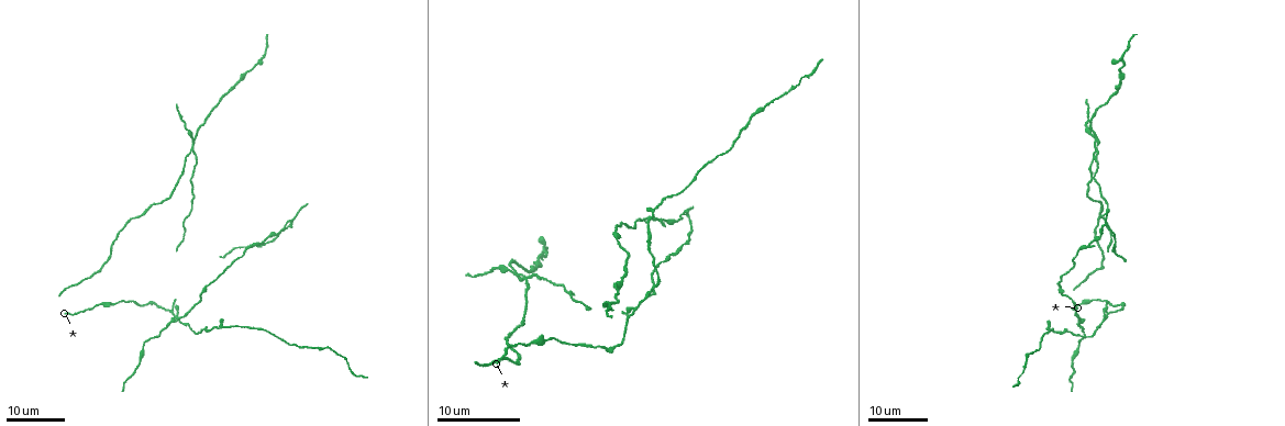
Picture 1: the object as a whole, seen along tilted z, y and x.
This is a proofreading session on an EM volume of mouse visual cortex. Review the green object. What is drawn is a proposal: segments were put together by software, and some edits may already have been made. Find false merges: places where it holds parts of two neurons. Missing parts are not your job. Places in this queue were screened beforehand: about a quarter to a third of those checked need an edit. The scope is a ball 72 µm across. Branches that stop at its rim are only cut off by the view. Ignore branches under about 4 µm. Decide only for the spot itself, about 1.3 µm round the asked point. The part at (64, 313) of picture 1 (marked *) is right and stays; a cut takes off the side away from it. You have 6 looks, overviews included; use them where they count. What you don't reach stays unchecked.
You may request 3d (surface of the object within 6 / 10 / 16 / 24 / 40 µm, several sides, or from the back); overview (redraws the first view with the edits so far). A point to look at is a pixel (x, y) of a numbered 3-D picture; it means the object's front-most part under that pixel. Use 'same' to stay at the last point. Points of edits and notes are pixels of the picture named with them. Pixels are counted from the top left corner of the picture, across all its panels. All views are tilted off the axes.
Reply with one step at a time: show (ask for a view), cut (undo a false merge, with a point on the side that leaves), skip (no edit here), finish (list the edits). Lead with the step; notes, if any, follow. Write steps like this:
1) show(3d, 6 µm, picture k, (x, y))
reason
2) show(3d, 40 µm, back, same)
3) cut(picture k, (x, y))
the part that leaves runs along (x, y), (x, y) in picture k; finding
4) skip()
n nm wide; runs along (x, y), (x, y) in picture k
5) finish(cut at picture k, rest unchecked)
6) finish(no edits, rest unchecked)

show(3d, 16 µm, picture 1, (545, 340))
calibre changes

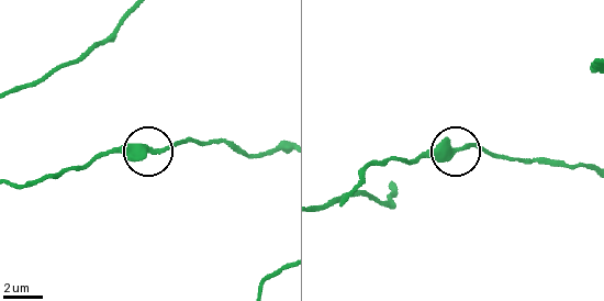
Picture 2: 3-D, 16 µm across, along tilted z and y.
show(3d, 10 µm, picture 2, (149, 150))
closer look

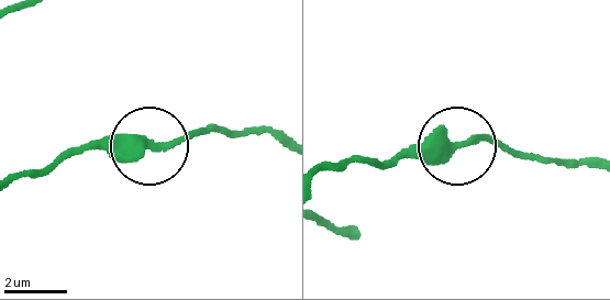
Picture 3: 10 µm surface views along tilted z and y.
skip()
runs along (321, 167), (357, 158), (391, 164), (485, 140), (508, 144) in picture 3; all the same neuron

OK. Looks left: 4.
show(3d, 16 µm, picture 1, (1075, 358))
calibre changes

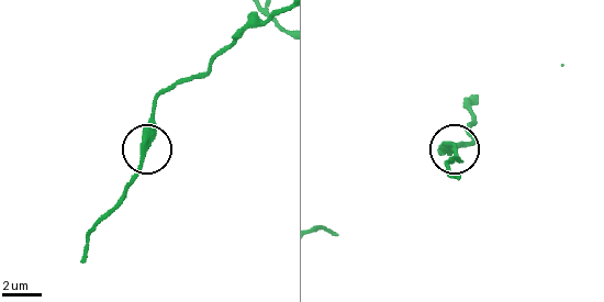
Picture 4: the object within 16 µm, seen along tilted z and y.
show(3d, 6 µm, picture 4, (142, 152))
closer look

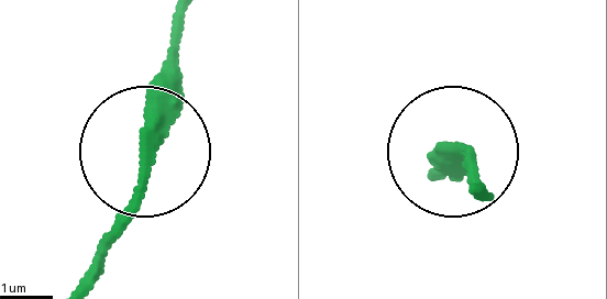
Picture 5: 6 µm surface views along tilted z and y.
show(3d, 6 µm, back, picture 5, (150, 153))

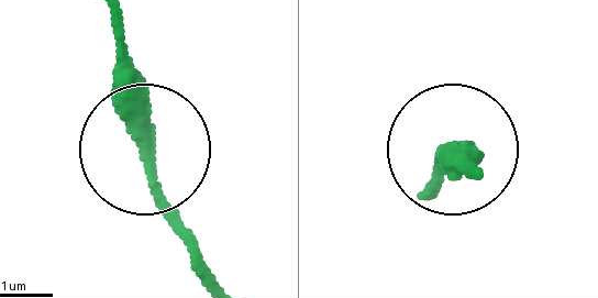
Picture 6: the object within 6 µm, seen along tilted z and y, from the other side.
skip()
one neuron here

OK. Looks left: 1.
finish(no edits, rest unchecked)

